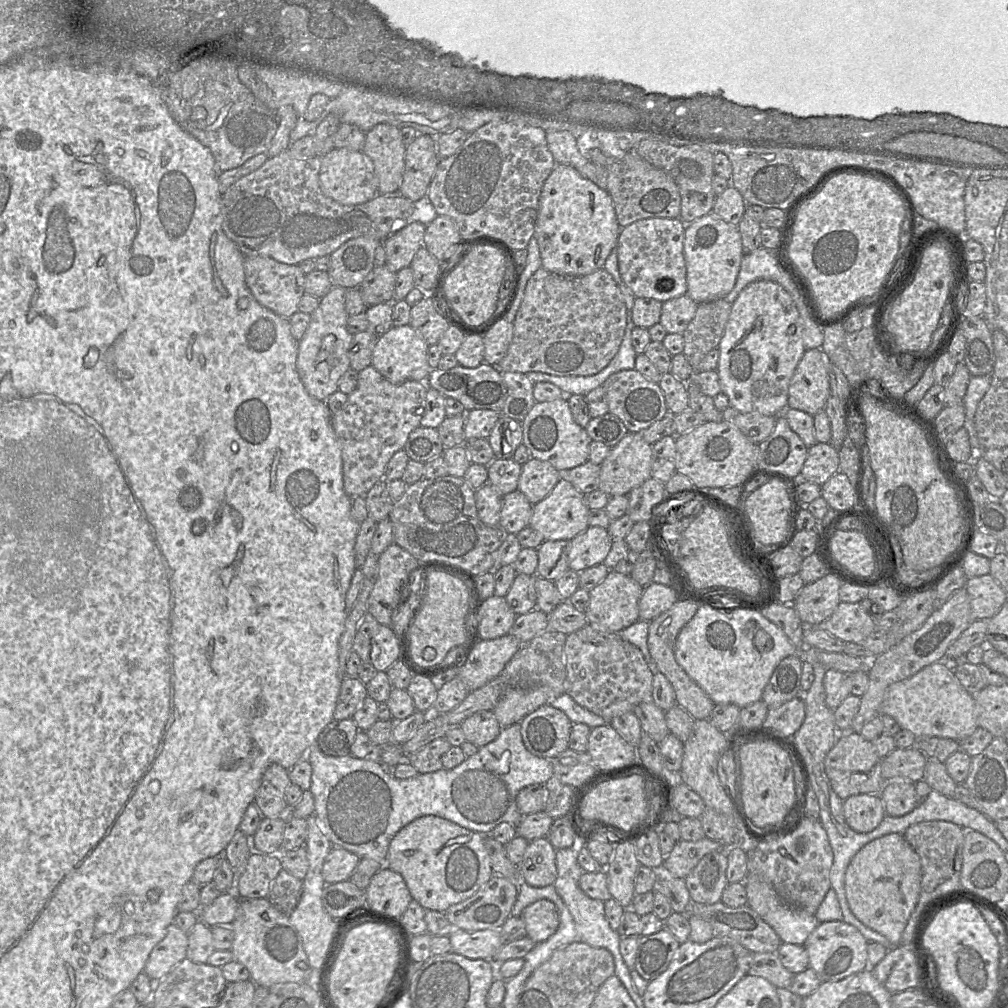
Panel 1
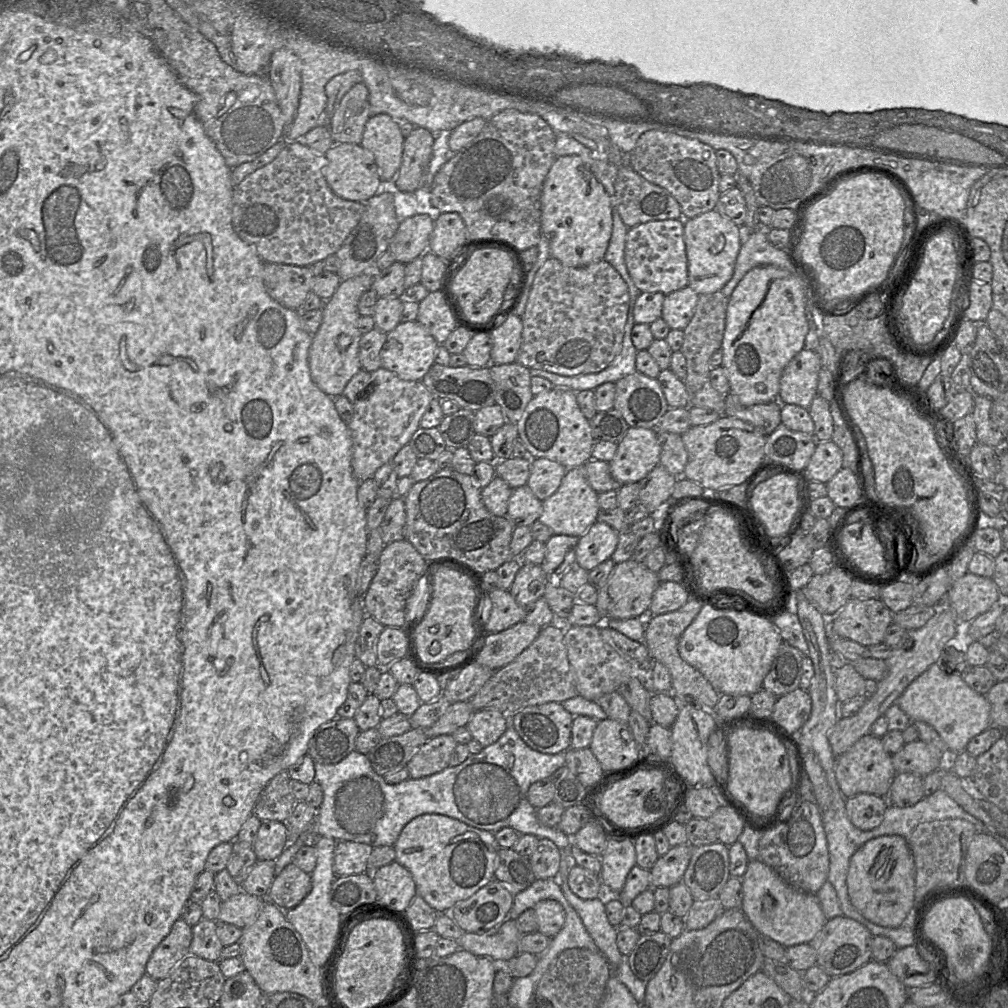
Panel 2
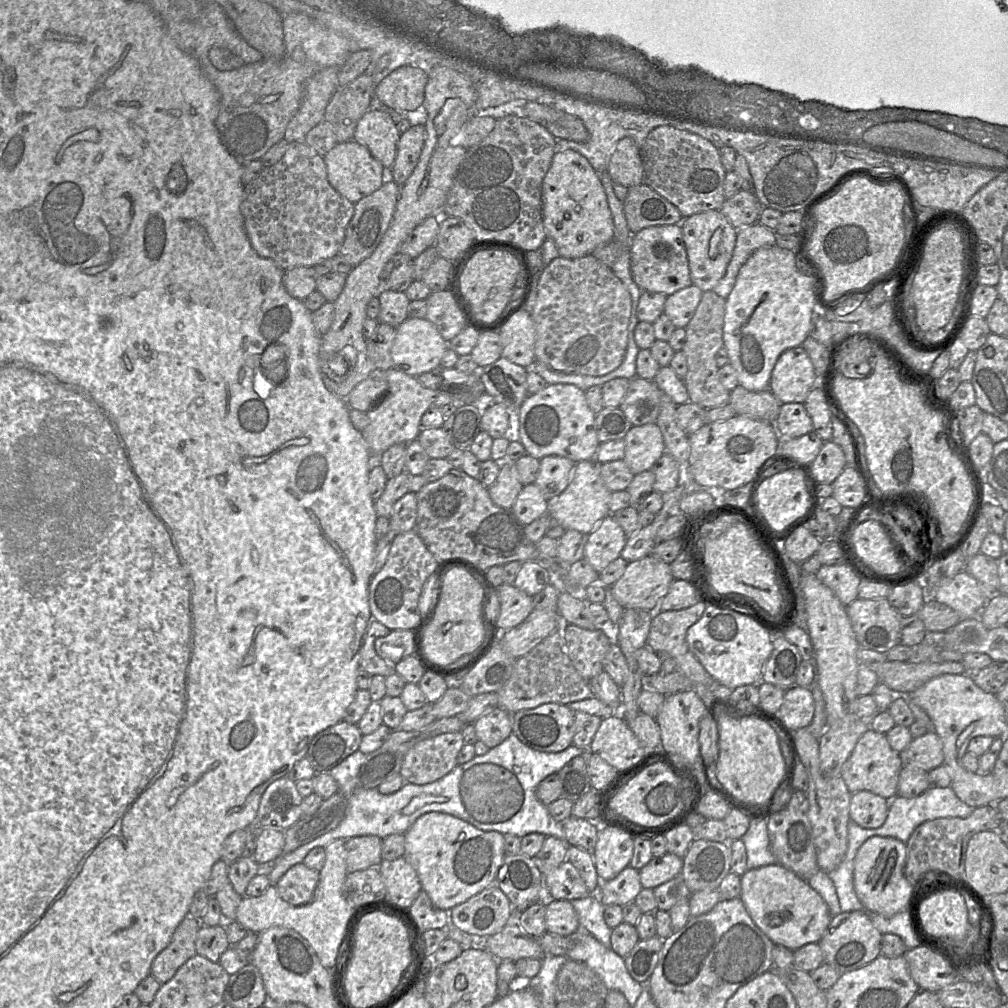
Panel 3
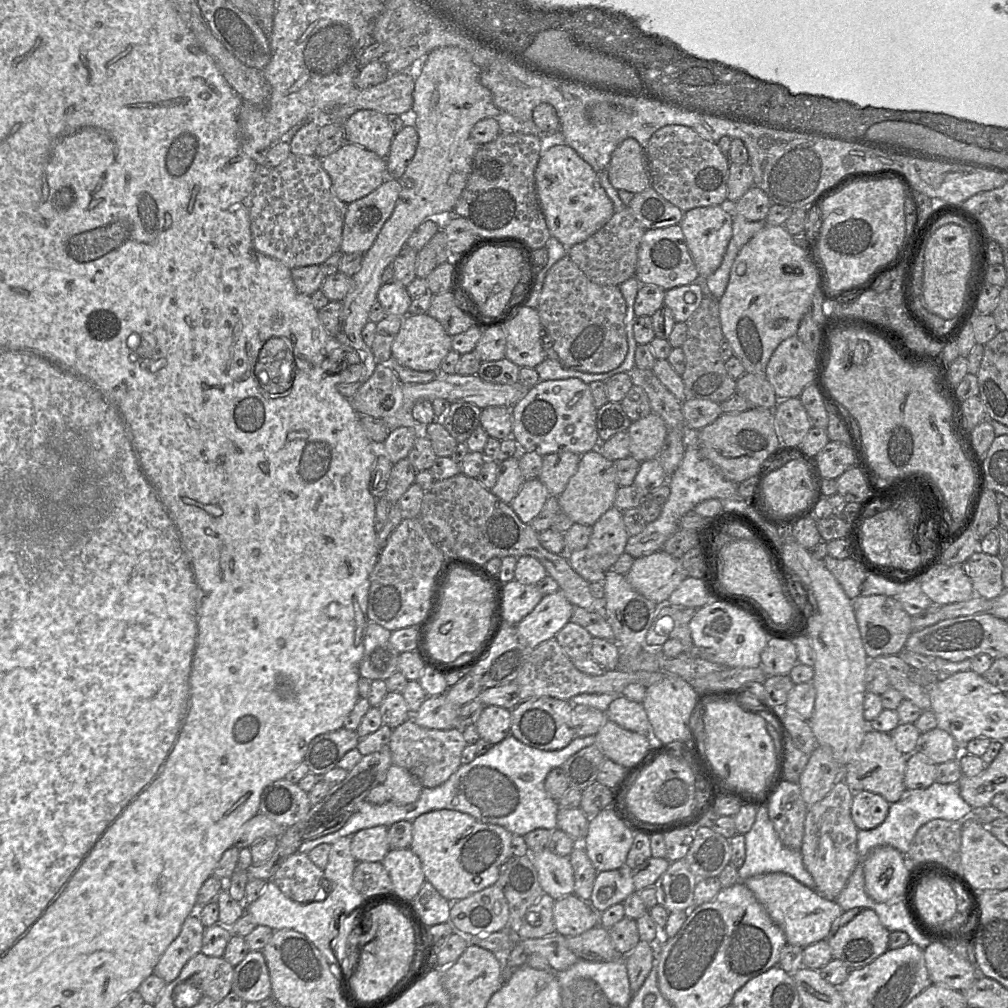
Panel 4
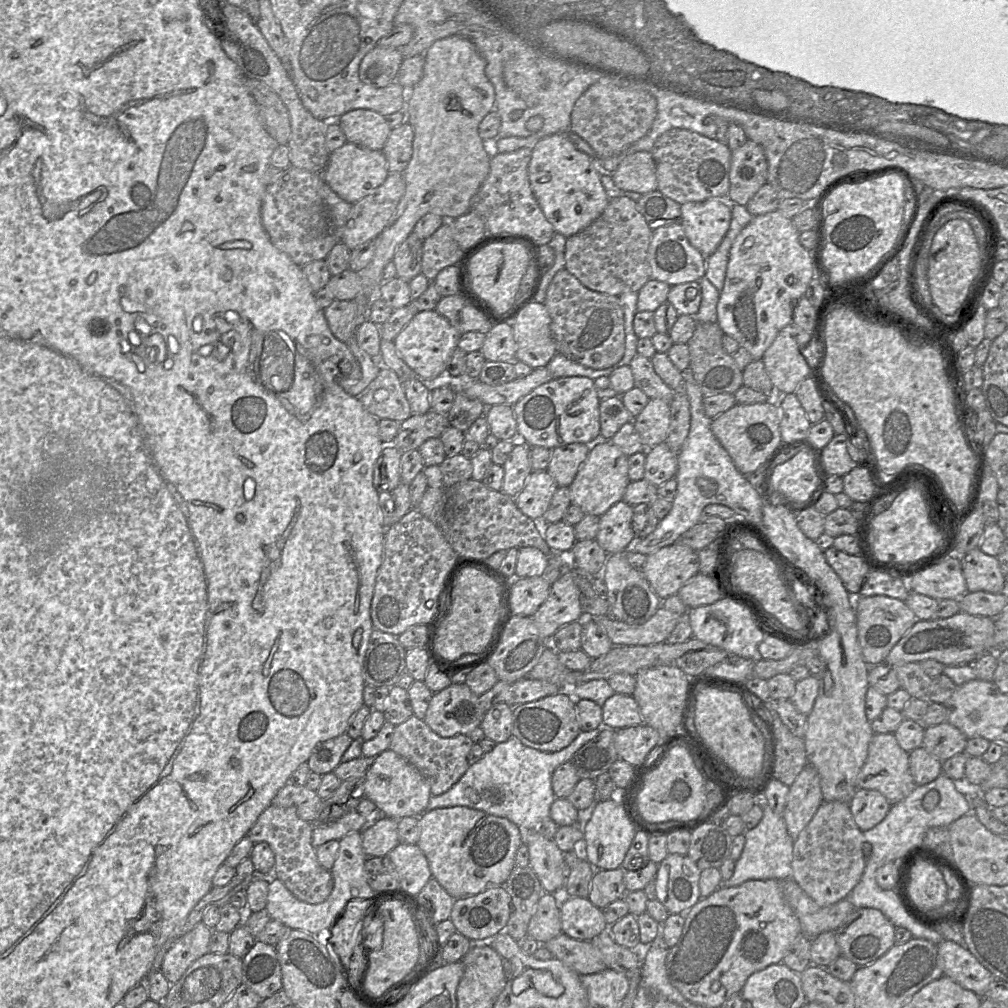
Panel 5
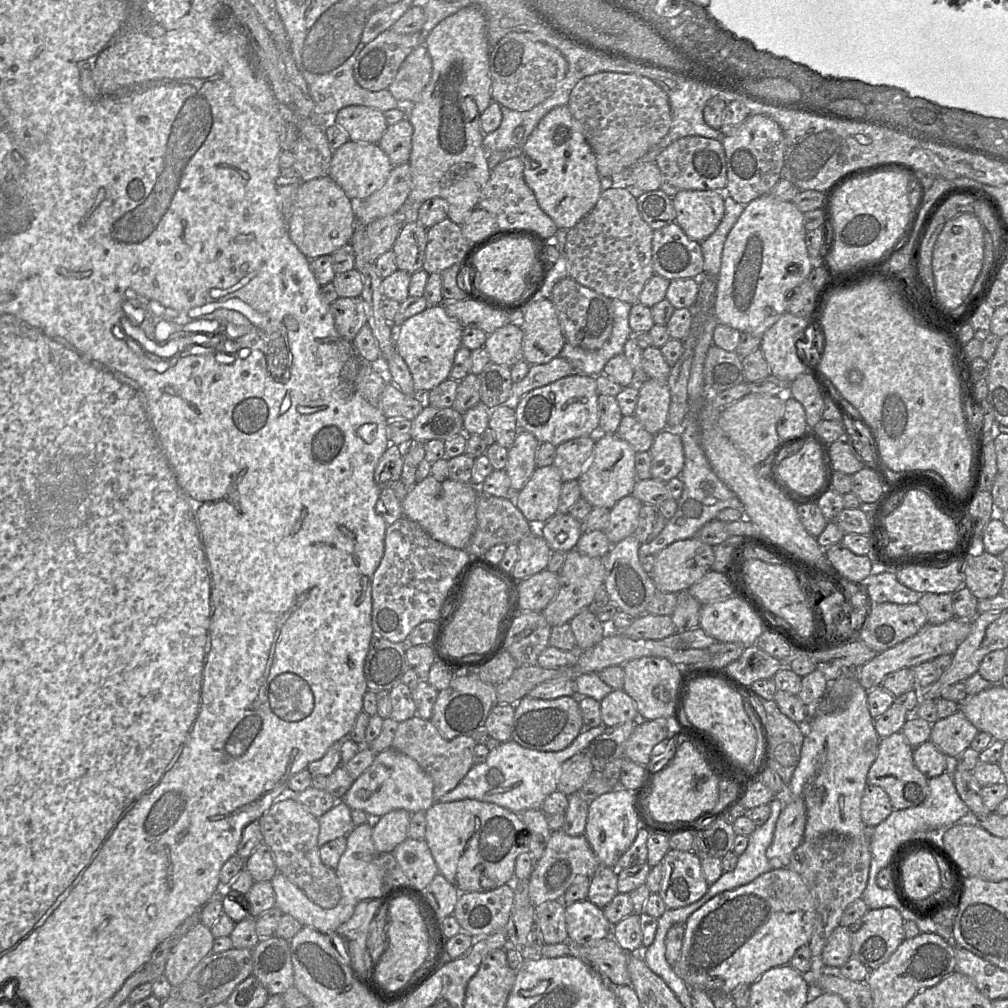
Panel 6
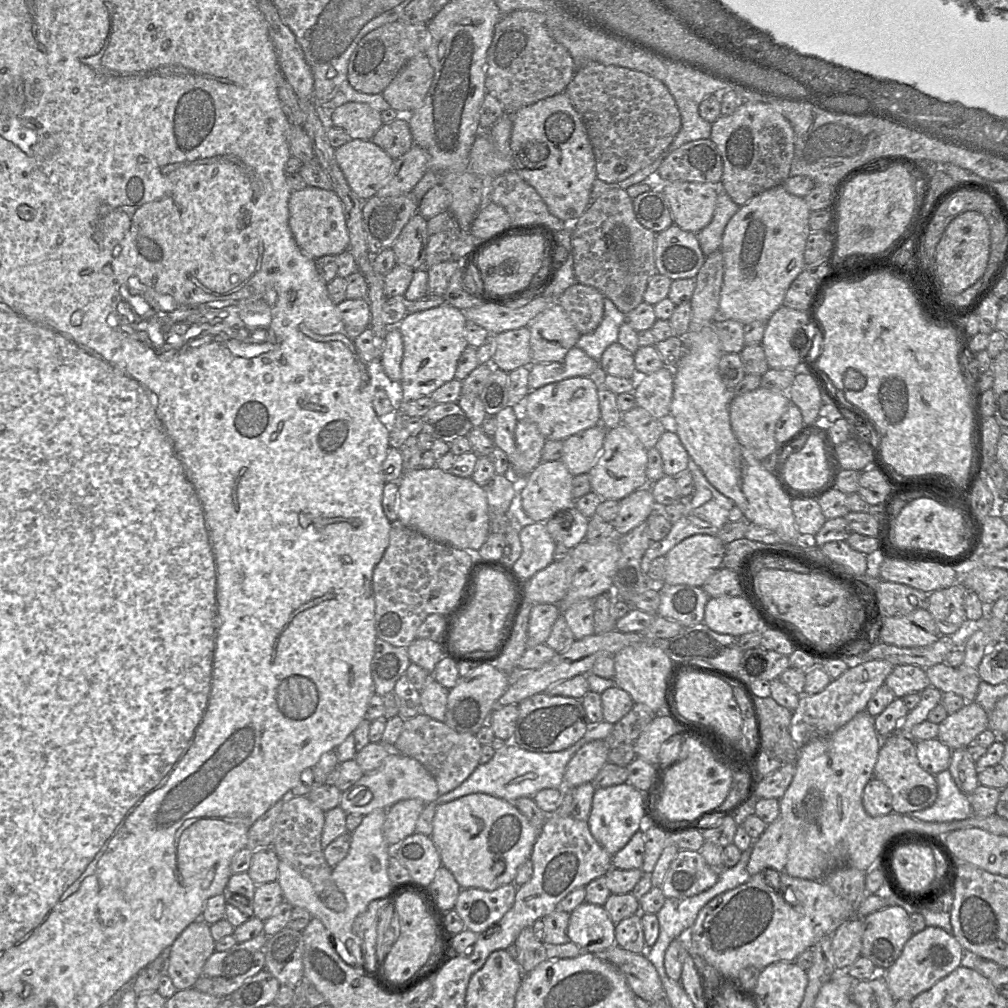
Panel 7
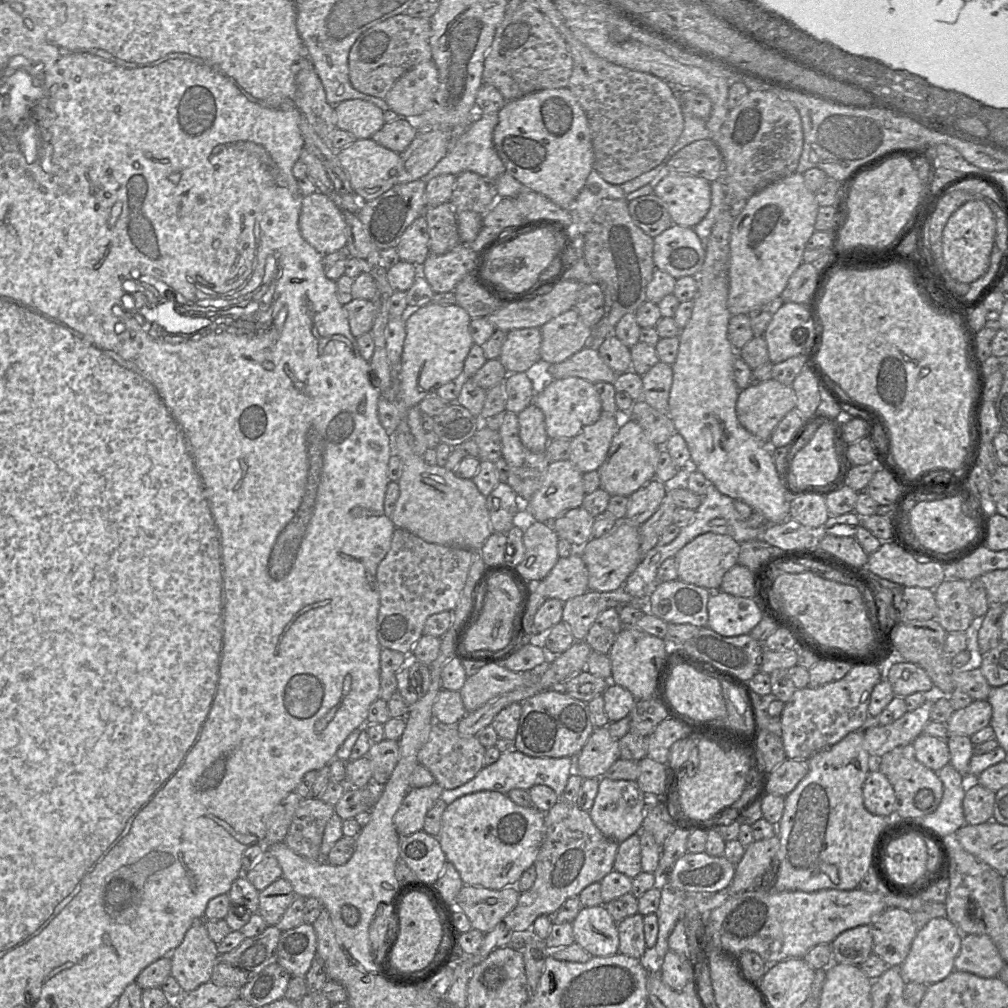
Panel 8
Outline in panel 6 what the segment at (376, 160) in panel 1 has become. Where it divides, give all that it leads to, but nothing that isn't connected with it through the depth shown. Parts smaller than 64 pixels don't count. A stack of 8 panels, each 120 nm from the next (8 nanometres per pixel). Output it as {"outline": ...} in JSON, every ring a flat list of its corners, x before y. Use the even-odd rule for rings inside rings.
{"outline":[[363,105,343,107,331,119,354,142,378,143,388,126,381,111]]}

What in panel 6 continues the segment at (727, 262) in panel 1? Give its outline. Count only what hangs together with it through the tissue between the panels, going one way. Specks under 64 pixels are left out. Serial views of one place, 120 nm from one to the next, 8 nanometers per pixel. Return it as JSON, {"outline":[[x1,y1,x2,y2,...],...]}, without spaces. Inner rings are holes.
{"outline":[[685,190,673,199,675,223,692,240,701,243,718,227,724,216,723,191]]}

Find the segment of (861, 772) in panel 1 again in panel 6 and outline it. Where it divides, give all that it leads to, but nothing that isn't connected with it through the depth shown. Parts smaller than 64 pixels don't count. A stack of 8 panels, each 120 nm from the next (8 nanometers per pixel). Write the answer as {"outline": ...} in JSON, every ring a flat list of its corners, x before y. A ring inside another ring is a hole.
{"outline":[[902,732,881,738,877,758,867,774,867,783,881,787,888,794,895,810,918,806,929,793,929,779,915,766,913,750]]}

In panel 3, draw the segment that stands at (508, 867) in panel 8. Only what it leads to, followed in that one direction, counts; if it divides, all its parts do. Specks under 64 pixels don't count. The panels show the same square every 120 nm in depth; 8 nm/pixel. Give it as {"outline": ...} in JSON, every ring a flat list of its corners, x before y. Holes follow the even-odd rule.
{"outline":[[442,812,423,814,405,833,403,857,417,872,421,887,432,902,445,911,495,884,505,855,503,834,480,830]]}

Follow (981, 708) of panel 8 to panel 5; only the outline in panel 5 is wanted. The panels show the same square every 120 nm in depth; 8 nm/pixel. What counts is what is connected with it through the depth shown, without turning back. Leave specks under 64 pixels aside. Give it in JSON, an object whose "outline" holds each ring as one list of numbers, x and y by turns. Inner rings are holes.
{"outline":[[945,721,938,725,925,727,922,747,934,757,945,761,965,752,967,741,968,738,964,733]]}

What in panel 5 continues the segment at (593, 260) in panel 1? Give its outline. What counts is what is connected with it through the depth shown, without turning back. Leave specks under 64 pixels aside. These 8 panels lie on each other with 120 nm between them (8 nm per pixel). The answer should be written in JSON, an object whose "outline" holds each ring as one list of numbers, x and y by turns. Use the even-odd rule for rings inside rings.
{"outline":[[568,133,552,134,535,144,528,176,532,192,545,217,556,232,567,238,594,222,610,200,601,183,601,170,596,165,596,159,578,150]]}

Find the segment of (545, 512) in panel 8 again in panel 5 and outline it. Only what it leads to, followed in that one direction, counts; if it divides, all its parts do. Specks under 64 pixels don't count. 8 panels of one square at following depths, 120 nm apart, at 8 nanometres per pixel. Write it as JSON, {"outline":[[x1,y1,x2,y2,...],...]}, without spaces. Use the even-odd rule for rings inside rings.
{"outline":[[532,471,524,488,514,497,516,506,533,520,542,521,558,485,553,477,544,471]]}

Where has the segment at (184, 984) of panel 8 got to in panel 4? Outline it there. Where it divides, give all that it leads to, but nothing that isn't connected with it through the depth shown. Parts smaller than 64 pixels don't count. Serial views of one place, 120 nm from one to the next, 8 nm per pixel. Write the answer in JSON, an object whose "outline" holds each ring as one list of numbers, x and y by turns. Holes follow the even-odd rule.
{"outline":[[192,913,185,919,180,933,161,955,155,967,155,973,166,983,175,980,185,964,201,952,204,930,198,913]]}

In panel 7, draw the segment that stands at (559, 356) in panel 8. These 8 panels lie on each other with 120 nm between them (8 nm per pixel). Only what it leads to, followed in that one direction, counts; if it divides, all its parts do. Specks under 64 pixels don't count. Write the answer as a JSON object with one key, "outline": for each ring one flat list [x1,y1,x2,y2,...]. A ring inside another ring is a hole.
{"outline":[[559,303,539,313,528,328,532,360,539,363,561,360,581,336]]}

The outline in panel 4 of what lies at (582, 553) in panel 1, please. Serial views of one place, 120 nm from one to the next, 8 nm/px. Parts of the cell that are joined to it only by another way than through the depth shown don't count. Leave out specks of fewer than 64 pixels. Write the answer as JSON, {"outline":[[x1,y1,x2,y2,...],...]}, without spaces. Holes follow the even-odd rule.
{"outline":[[613,506,592,525,587,548,599,566,608,571,625,552,629,536,623,520,623,511]]}

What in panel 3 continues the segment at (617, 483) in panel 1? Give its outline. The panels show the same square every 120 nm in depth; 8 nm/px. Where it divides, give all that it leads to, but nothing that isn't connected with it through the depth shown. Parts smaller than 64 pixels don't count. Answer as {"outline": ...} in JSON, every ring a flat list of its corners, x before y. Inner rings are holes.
{"outline":[[656,423,632,426,624,442,623,461,634,475,651,469,665,452,663,436]]}

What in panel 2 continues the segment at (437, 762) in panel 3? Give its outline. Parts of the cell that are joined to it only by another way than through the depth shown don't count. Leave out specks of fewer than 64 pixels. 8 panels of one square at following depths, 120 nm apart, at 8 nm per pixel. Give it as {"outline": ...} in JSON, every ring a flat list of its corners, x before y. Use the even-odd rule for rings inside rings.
{"outline":[[452,735,429,739,406,765,410,778,420,779,446,769,457,744]]}

